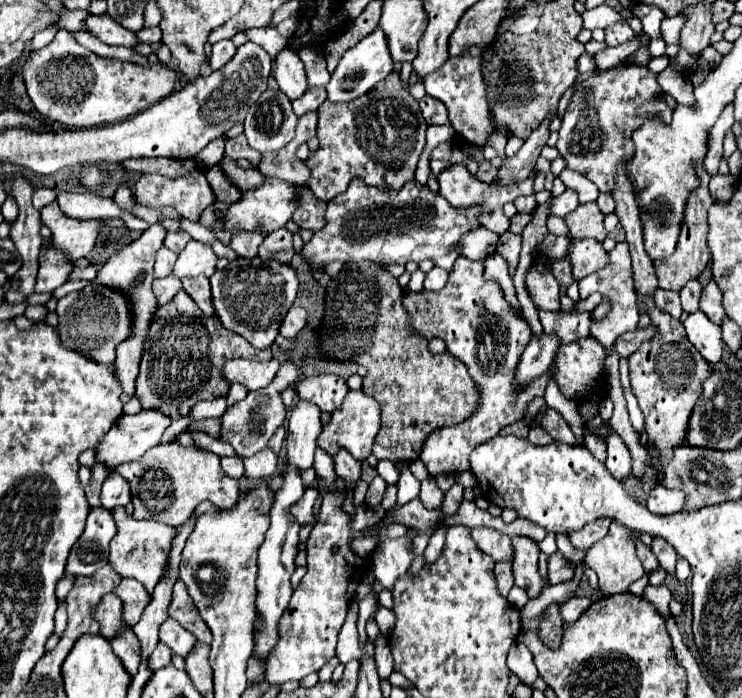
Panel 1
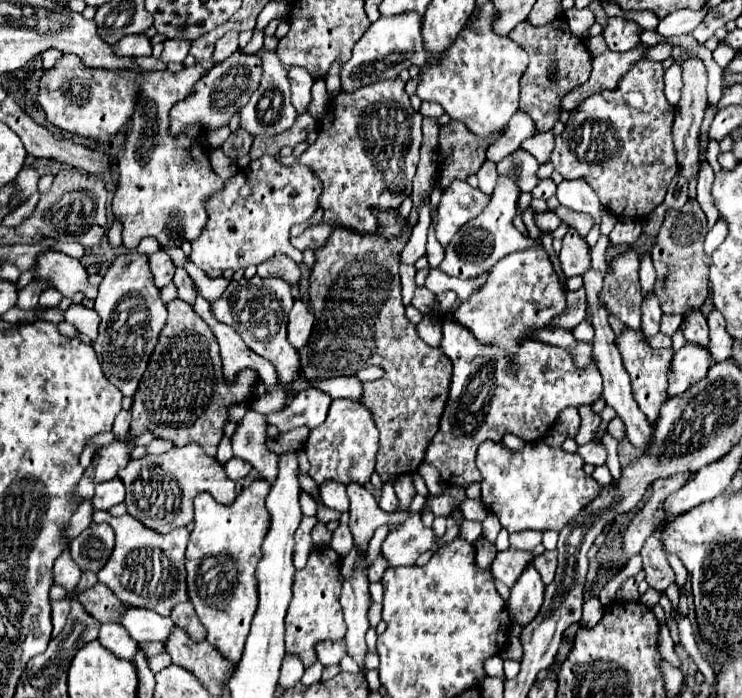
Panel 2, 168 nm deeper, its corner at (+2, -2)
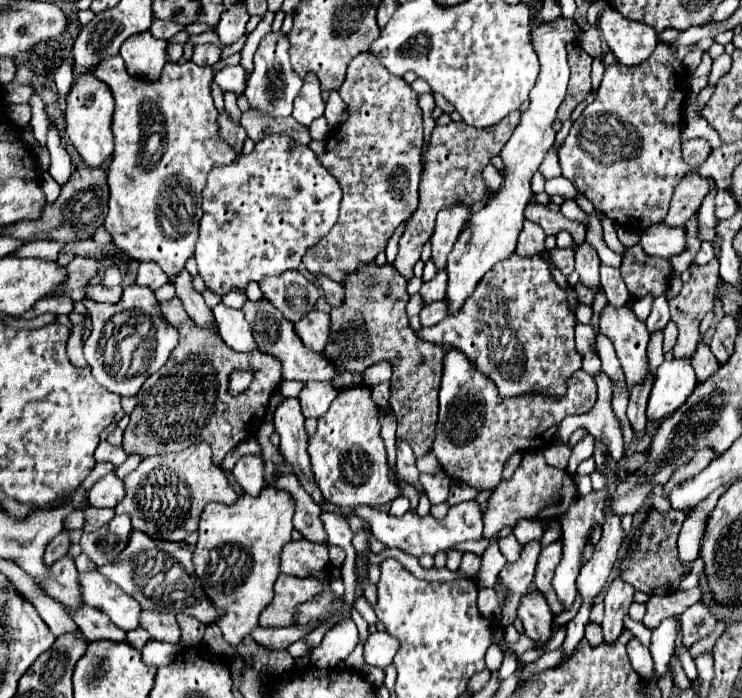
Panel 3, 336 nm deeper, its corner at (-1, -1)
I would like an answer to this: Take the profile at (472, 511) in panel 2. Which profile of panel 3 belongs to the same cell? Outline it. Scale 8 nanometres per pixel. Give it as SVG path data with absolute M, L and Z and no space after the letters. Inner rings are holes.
M491 538L490 546L481 557L481 567L477 575L476 585L478 589L483 587L493 587L496 583L500 570L507 563L501 554L498 541Z

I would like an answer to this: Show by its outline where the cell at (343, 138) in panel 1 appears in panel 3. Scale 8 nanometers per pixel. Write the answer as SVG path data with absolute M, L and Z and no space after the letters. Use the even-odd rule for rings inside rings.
M370 52L358 54L350 62L346 70L346 80L338 92L348 106L348 120L334 134L330 134L326 152L318 160L342 186L344 196L340 204L340 218L336 226L328 232L328 236L306 252L302 262L306 270L314 276L324 274L334 282L344 282L344 278L356 272L360 264L374 262L374 258L382 250L386 250L394 230L416 212L418 184L422 172L420 152L424 144L424 126L422 110L418 106L418 94L404 78L390 74Z

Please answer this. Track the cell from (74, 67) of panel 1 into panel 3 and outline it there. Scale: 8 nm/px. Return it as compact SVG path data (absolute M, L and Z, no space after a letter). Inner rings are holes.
M92 74L78 76L70 94L68 94L68 104L66 104L66 134L70 136L74 148L78 154L84 158L88 166L100 166L112 156L114 150L114 136L112 136L112 114L114 114L114 98L110 88L94 78Z

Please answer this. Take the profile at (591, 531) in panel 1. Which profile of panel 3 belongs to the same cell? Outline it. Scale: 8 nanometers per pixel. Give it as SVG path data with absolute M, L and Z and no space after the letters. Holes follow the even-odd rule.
M567 444L552 445L546 451L544 456L546 462L556 468L565 469L568 465L572 449Z

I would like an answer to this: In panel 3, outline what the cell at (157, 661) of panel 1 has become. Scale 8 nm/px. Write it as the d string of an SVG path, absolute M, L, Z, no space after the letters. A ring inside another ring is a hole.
M138 628L138 630L132 630L130 634L126 634L128 644L134 646L134 648L138 648L138 650L148 642L148 638L150 638L150 634L146 634L144 628Z

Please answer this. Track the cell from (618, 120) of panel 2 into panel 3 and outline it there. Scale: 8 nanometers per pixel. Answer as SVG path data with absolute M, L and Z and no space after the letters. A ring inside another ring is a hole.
M658 42L656 50L642 66L608 66L596 100L574 120L572 130L560 148L562 176L568 178L596 210L620 226L646 230L646 226L662 224L674 188L690 170L680 152L682 108L688 94L688 70L684 68L684 62L676 58L676 50L672 50L668 42Z

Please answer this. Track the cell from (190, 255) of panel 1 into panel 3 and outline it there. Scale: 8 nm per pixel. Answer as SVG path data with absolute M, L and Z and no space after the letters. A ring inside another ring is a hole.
M268 134L254 146L254 150L250 154L246 154L246 156L242 154L232 164L216 166L214 170L210 170L208 184L206 184L206 188L202 192L202 212L204 212L204 216L200 220L200 232L198 232L198 242L196 242L196 250L194 250L194 258L198 262L198 274L202 276L206 288L210 288L214 292L224 290L224 294L232 292L234 288L238 292L246 292L250 282L260 284L266 276L280 276L286 270L296 270L300 266L302 256L306 254L306 250L316 246L322 240L322 236L326 236L332 230L332 226L336 224L340 198L342 198L342 190L338 186L338 180L330 172L326 172L320 162L316 162L316 154L308 146L302 146L302 144L294 142L288 134Z

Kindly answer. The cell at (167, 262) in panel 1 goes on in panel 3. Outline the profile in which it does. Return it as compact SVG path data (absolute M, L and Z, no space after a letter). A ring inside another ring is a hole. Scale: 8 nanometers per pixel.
M142 262L140 264L138 278L136 278L138 286L148 286L150 290L156 292L166 282L168 282L168 276L162 272L162 268L156 262Z

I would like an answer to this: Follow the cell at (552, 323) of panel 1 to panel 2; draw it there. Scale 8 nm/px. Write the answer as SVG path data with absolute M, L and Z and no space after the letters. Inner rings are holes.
M587 321L579 323L579 327L575 327L571 333L575 335L577 341L587 341L587 343L589 343L589 341L593 339L593 327L591 327Z

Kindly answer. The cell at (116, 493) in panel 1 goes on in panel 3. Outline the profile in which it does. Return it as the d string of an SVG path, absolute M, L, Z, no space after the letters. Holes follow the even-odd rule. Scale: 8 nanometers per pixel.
M114 472L100 478L90 490L90 506L94 508L114 508L124 498L124 482L116 478Z

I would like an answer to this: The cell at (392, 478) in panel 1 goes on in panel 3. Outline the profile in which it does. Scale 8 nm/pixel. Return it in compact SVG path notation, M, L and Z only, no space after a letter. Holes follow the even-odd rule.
M398 496L398 498L390 504L390 514L392 514L392 516L402 516L408 508L410 508L408 498L406 498L406 496Z

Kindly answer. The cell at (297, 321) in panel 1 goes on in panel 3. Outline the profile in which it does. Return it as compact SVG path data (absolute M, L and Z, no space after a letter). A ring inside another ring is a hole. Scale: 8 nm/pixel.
M312 310L300 322L294 324L296 334L314 352L322 352L330 338L330 316L322 310Z

